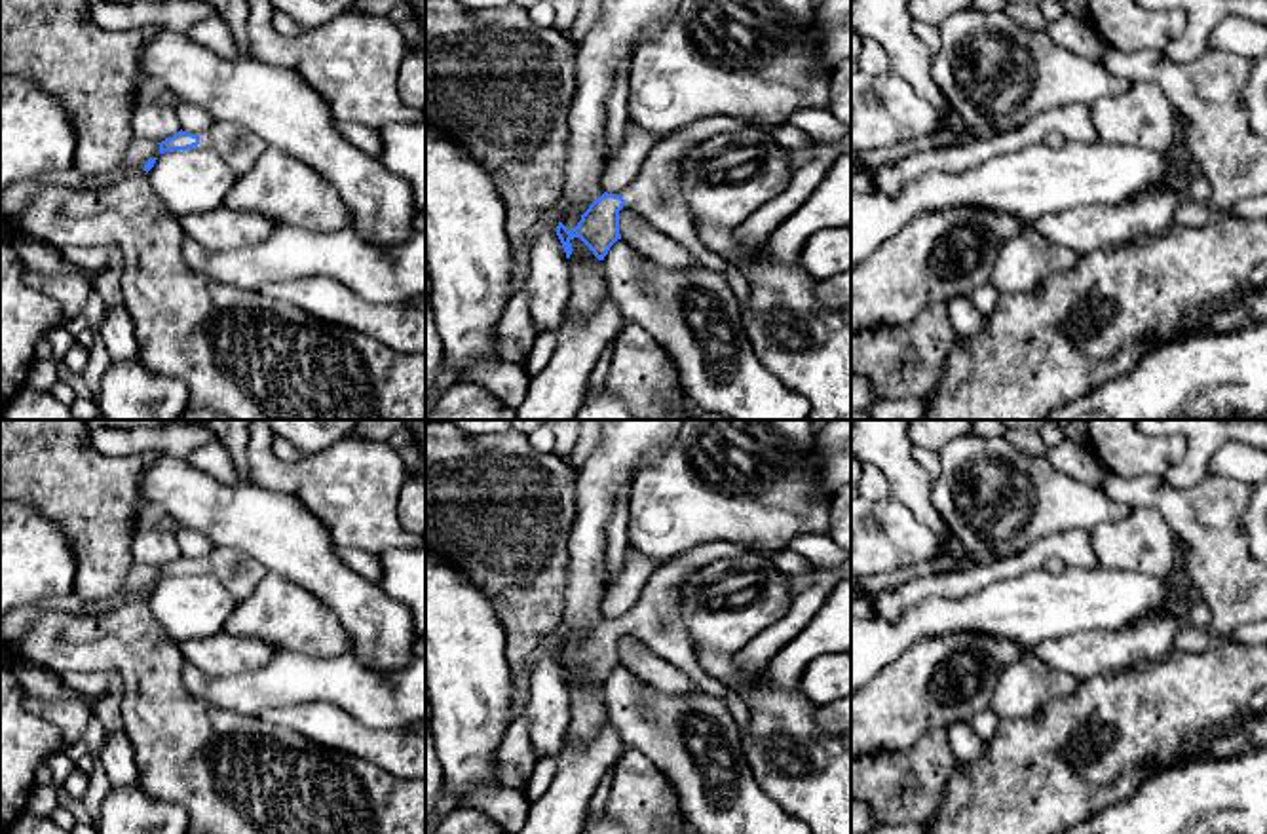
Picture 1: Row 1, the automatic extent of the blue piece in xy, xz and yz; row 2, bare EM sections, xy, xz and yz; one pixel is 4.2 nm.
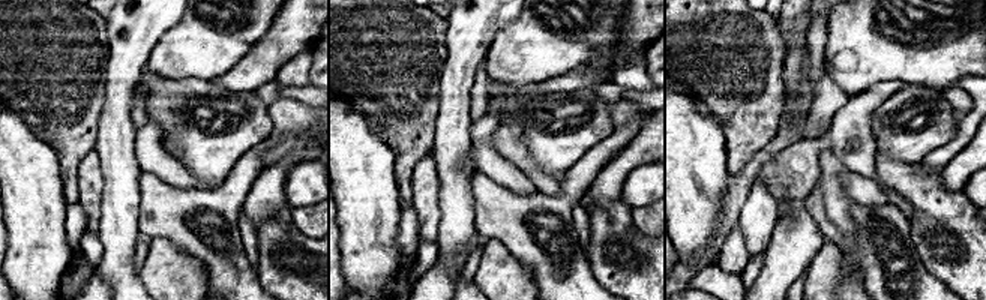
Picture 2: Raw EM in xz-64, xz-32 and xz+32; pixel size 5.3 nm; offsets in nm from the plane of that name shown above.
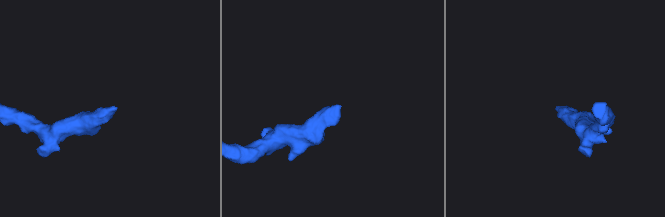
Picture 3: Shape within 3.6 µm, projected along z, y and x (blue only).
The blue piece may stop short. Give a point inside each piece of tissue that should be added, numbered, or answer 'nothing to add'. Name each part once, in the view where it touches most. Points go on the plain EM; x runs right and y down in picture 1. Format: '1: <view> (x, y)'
1: xy (238, 572)

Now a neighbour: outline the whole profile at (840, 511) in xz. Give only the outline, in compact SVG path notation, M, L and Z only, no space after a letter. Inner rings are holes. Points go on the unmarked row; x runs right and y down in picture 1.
M851 483L832 494L830 521L830 538L851 555Z

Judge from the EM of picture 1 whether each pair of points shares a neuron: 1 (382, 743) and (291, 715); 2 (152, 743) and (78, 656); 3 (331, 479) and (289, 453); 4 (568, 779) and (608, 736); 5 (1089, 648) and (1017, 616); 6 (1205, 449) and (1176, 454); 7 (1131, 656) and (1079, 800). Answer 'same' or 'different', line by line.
1: same
2: same
3: different
4: same
5: different
6: different
7: different

